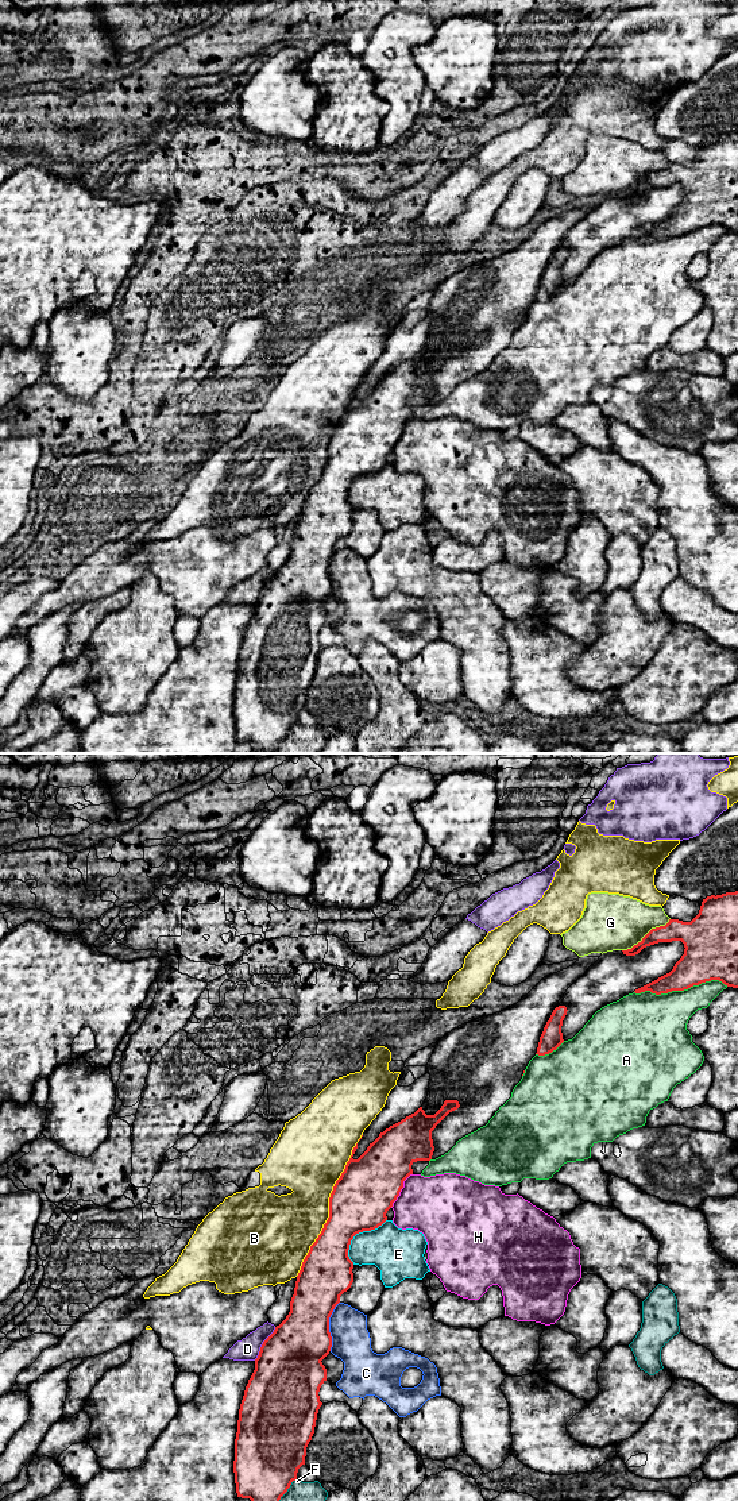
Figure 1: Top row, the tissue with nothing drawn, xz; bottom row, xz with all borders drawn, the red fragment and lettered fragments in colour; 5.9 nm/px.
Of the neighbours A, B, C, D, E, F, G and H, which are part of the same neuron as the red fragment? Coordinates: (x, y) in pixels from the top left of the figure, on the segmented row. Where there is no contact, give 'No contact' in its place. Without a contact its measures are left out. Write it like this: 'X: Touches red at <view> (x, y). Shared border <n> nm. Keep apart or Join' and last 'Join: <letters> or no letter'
A: Touches red at xz (680, 990). Shared border 550 nm. Keep apart
B: Touches red at xz (329, 1210). Shared border 900 nm. Keep apart
C: Touches red at xz (328, 1326). Shared border 300 nm. Keep apart
D: Touches red at xz (263, 1343). Shared border 240 nm. Keep apart
E: Touches red at xz (356, 1233). Shared border 340 nm. Keep apart
F: Touches red at xz (288, 1488). Shared border 170 nm. Keep apart
G: Touches red at xz (646, 934). Shared border 340 nm. Keep apart
H: Touches red at xz (400, 1191). Shared border 240 nm. Keep apart
Join: no letter

